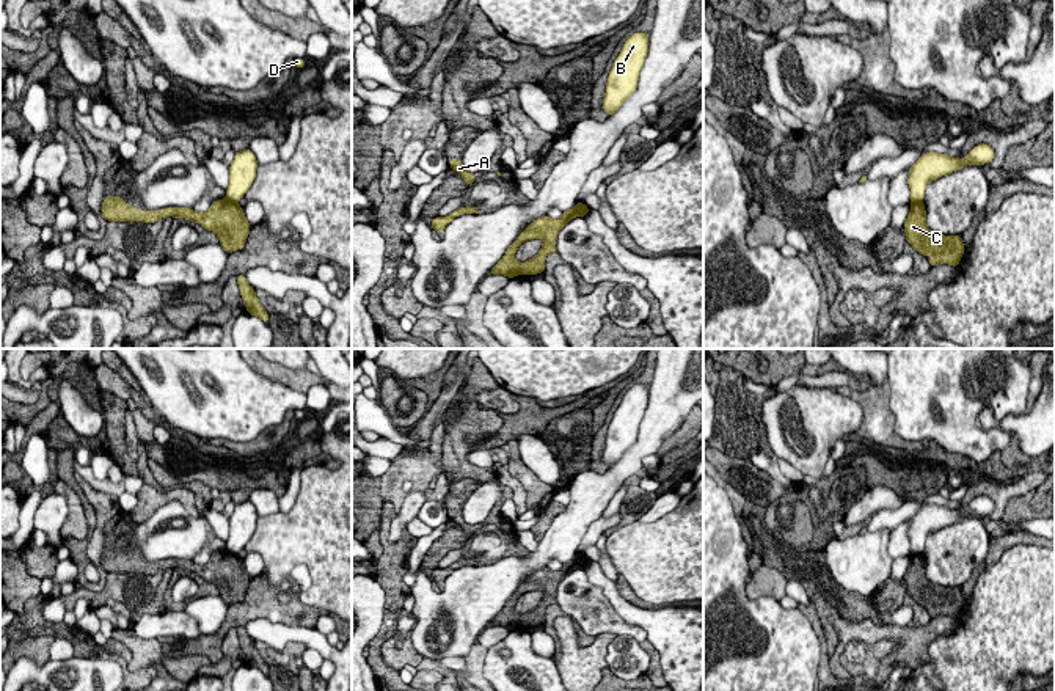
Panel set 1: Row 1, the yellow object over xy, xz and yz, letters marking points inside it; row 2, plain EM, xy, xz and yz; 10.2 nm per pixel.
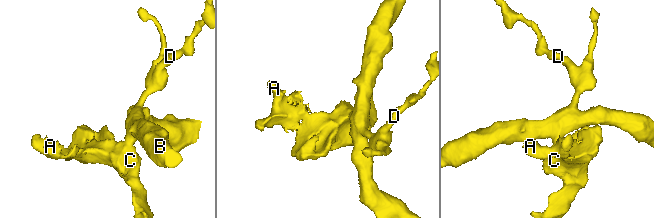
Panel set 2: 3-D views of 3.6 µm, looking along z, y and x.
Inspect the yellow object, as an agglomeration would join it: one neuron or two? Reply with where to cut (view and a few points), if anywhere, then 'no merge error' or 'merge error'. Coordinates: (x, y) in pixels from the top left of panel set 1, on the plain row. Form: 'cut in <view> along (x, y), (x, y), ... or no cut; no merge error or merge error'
cut in xy along (225, 550), (236, 555); merge error

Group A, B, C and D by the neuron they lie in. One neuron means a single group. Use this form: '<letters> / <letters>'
A C / B D

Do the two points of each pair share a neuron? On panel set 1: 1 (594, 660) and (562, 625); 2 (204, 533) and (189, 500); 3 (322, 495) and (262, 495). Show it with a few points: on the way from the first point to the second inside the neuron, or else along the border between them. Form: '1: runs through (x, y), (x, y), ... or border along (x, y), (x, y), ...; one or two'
1: runs through (583, 657), (569, 643), (567, 636); one
2: border along (159, 508), (178, 501), (195, 517); two
3: border along (280, 512), (258, 517); two

